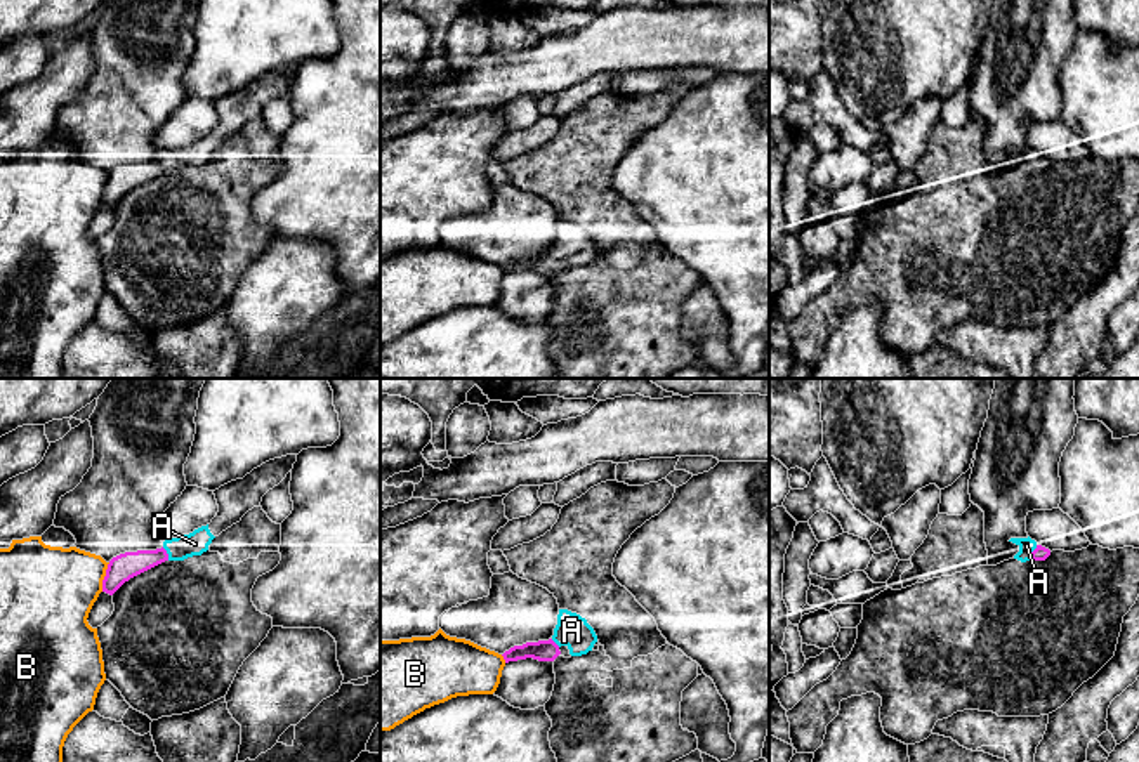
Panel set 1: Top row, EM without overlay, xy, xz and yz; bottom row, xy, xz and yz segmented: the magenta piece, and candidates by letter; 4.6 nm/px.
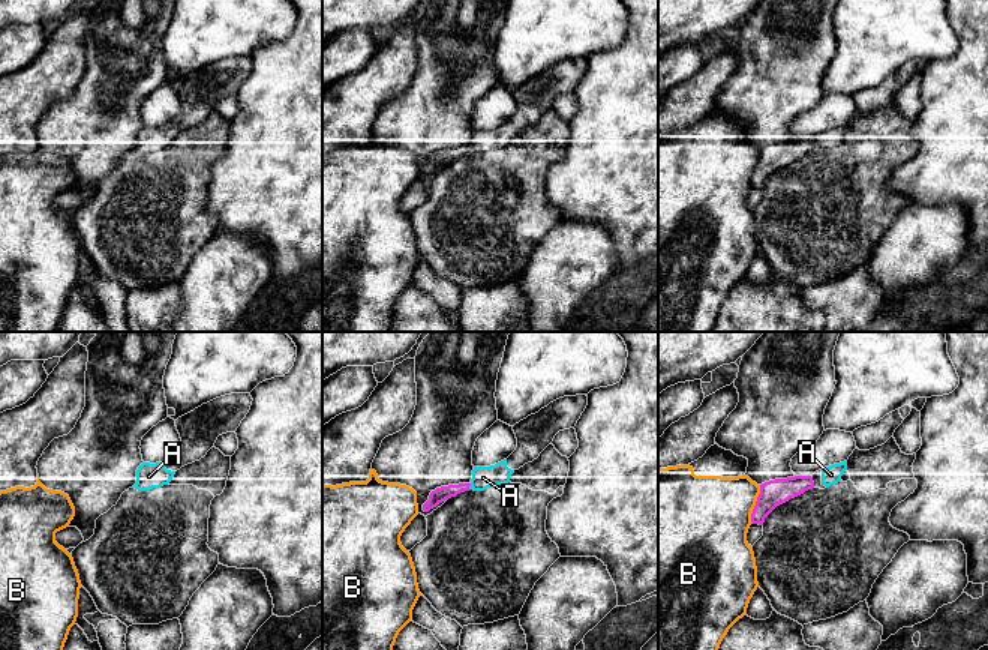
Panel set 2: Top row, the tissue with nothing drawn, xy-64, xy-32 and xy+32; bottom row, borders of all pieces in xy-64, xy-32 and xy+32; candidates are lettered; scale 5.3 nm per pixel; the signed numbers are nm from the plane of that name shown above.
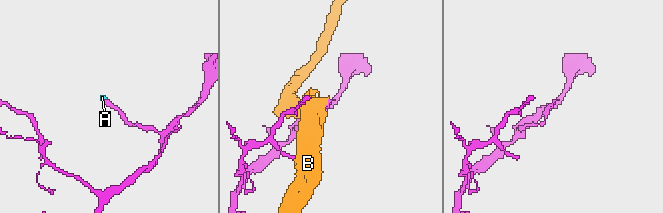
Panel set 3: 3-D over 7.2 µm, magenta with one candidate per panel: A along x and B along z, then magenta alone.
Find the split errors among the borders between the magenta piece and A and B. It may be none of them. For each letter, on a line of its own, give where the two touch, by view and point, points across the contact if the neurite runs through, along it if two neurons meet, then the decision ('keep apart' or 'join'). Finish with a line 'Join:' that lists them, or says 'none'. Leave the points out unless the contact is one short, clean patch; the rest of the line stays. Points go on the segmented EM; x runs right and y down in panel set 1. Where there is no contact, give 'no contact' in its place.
A: yz (1032, 552) | across yz (1040, 552), (1032, 552), (1027, 545) | join
B: xy (105, 577) | keep apart
Join: A

